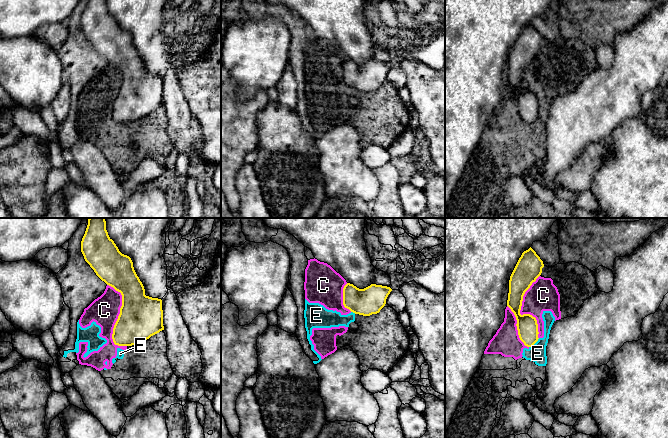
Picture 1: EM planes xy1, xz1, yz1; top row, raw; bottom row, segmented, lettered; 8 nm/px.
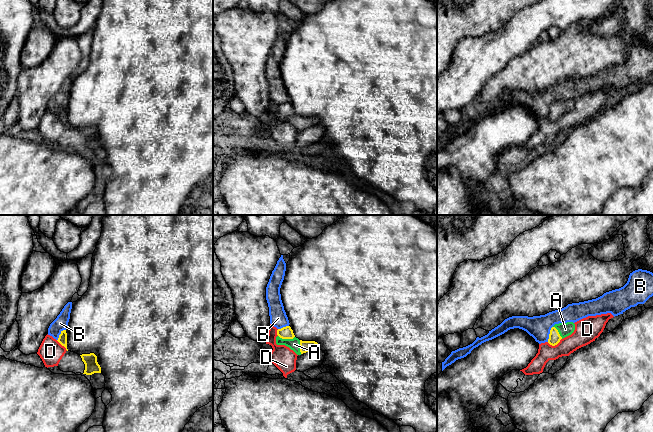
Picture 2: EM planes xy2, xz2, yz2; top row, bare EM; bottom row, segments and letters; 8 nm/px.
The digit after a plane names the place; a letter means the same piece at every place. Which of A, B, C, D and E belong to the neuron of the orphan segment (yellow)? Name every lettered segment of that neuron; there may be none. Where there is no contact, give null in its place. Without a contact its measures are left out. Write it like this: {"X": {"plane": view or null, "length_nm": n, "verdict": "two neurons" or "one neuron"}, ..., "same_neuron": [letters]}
{"A": {"plane": "xz2", "length_nm": 140, "verdict": "one neuron"}, "B": {"plane": "yz2", "length_nm": 130, "verdict": "two neurons"}, "C": {"plane": "xy1", "length_nm": 550, "verdict": "two neurons"}, "D": {"plane": "yz2", "length_nm": 120, "verdict": "two neurons"}, "E": {"plane": "yz1", "length_nm": 120, "verdict": "two neurons"}, "same_neuron": ["A"]}

